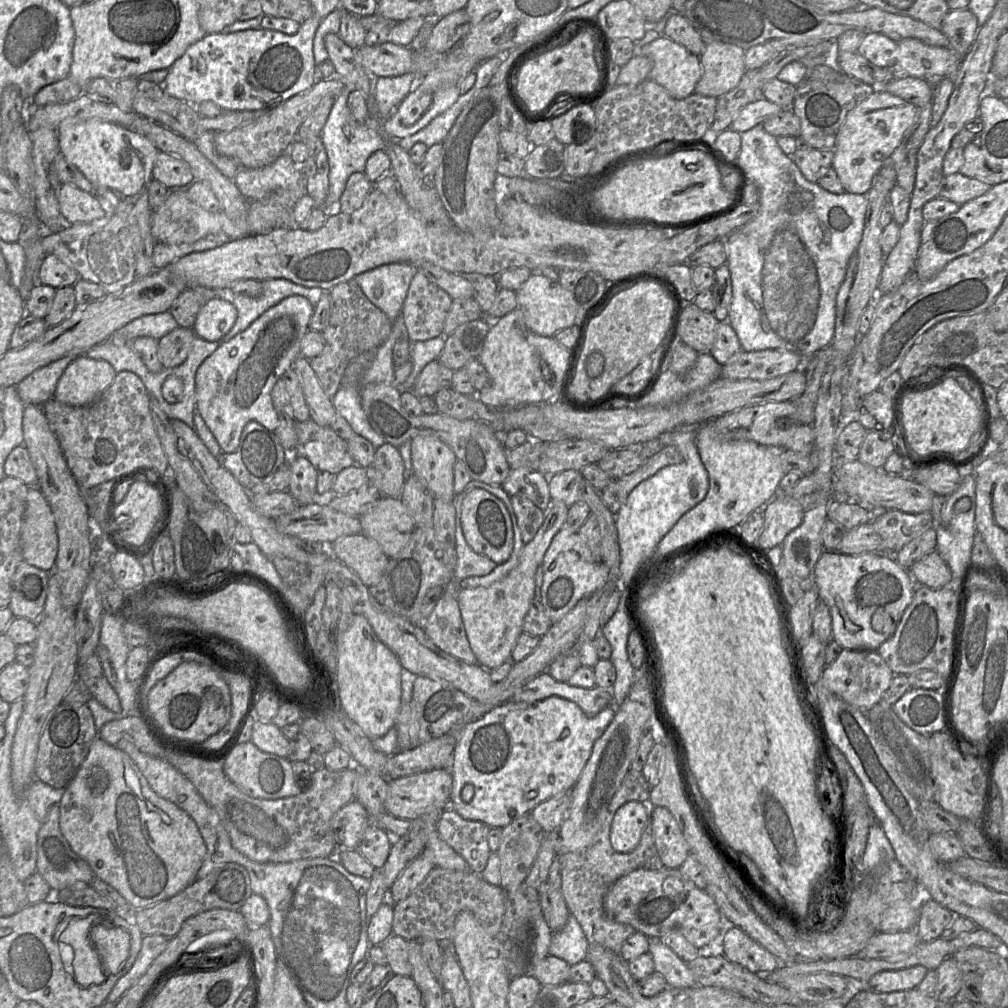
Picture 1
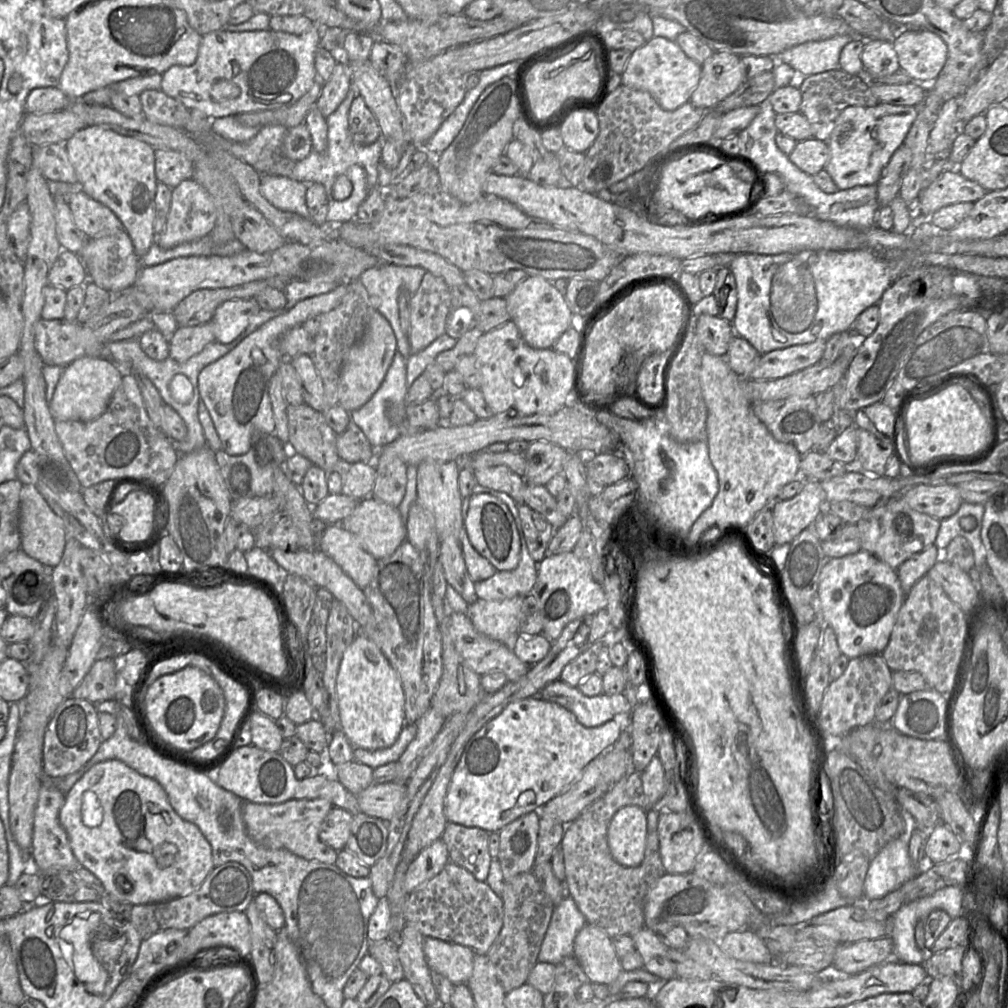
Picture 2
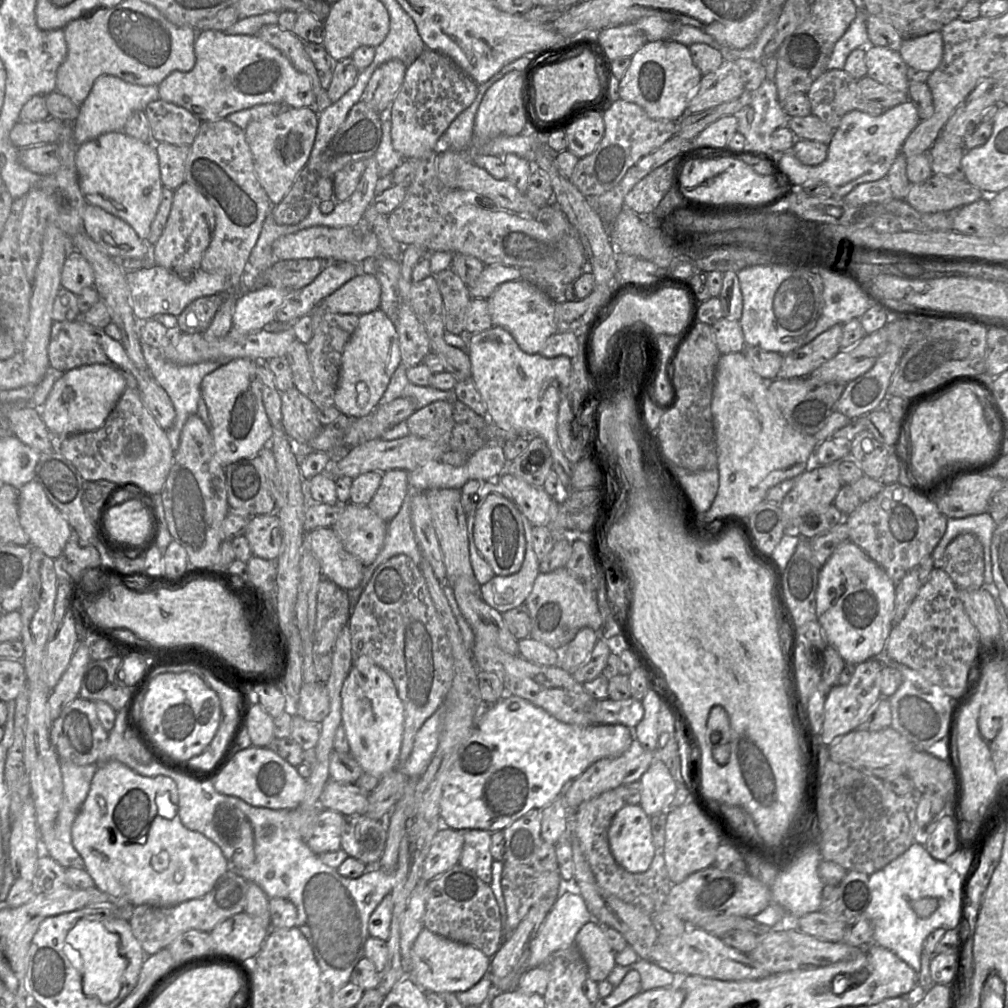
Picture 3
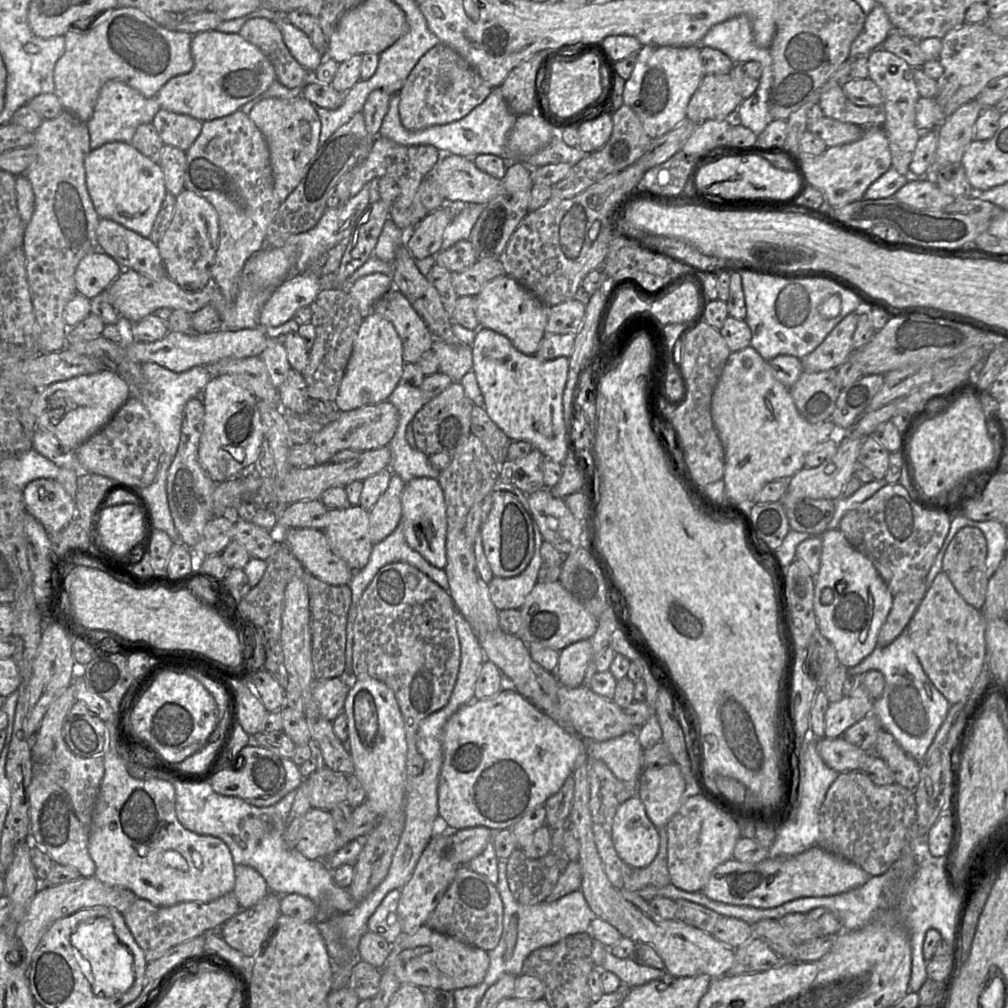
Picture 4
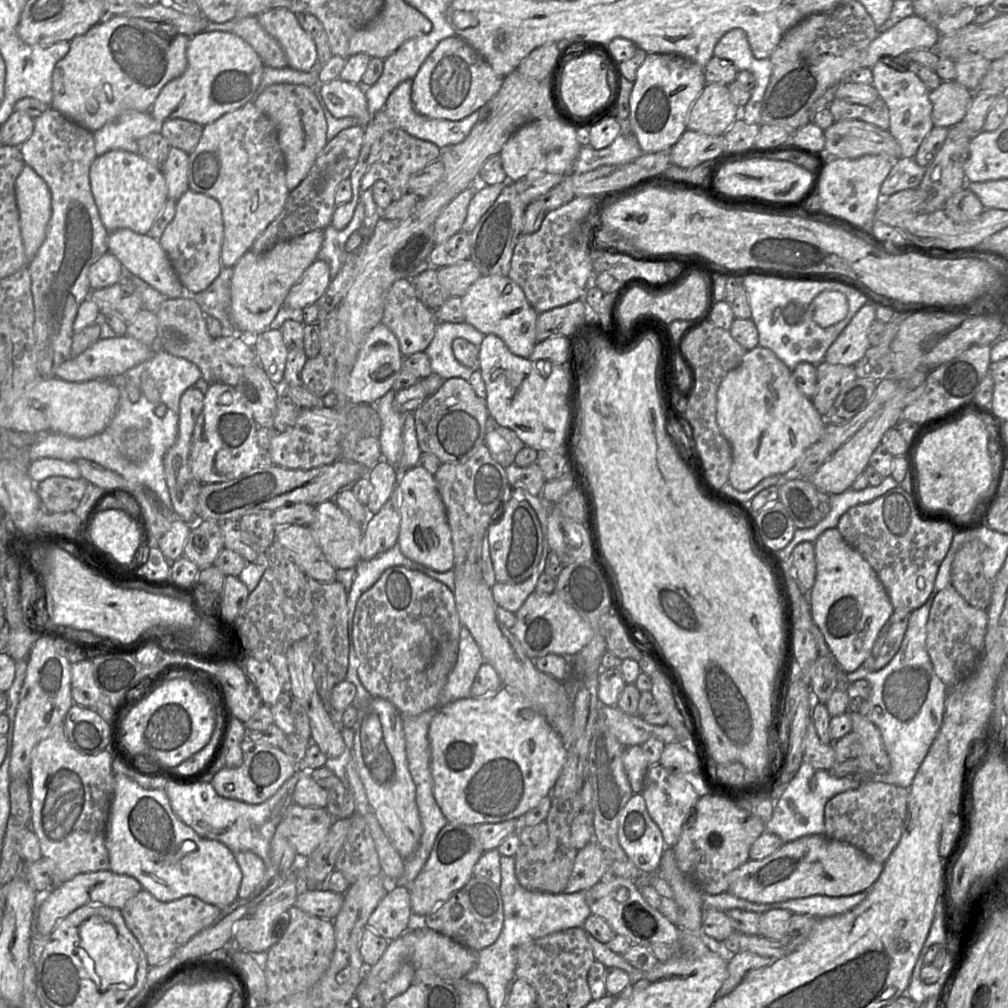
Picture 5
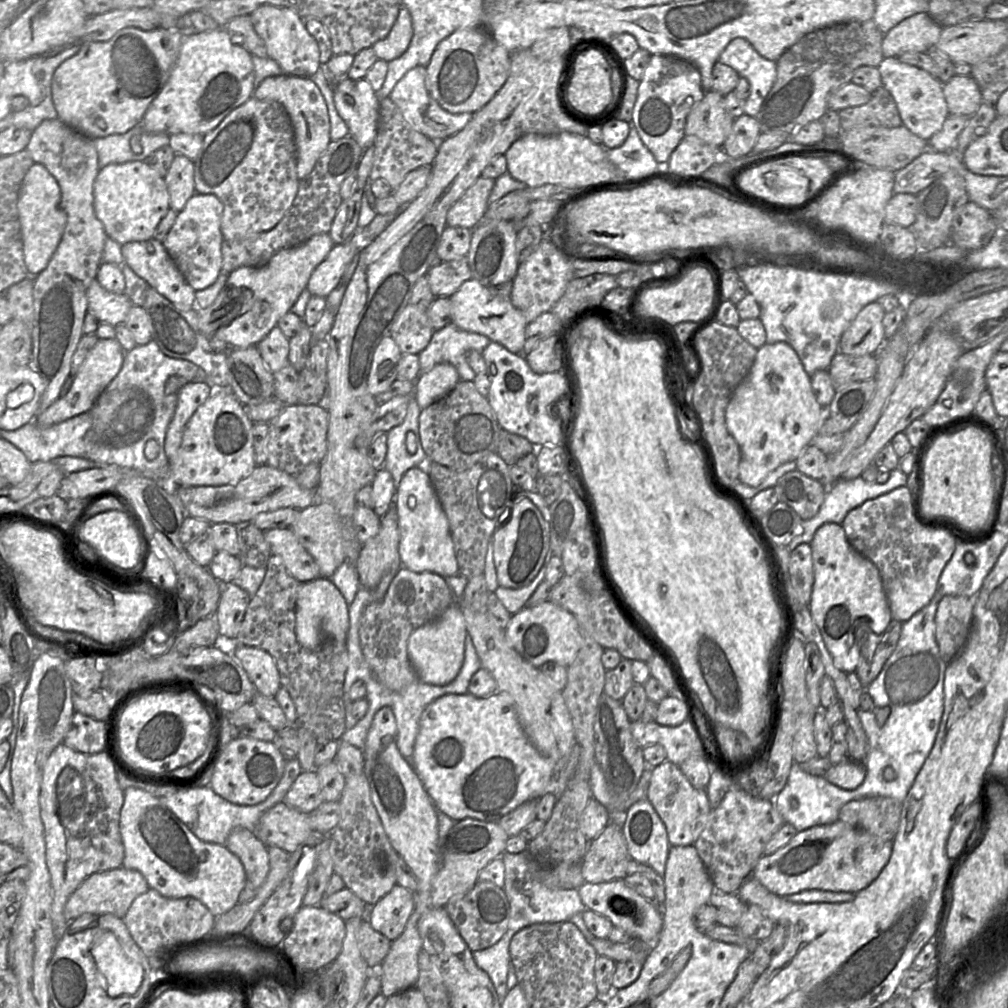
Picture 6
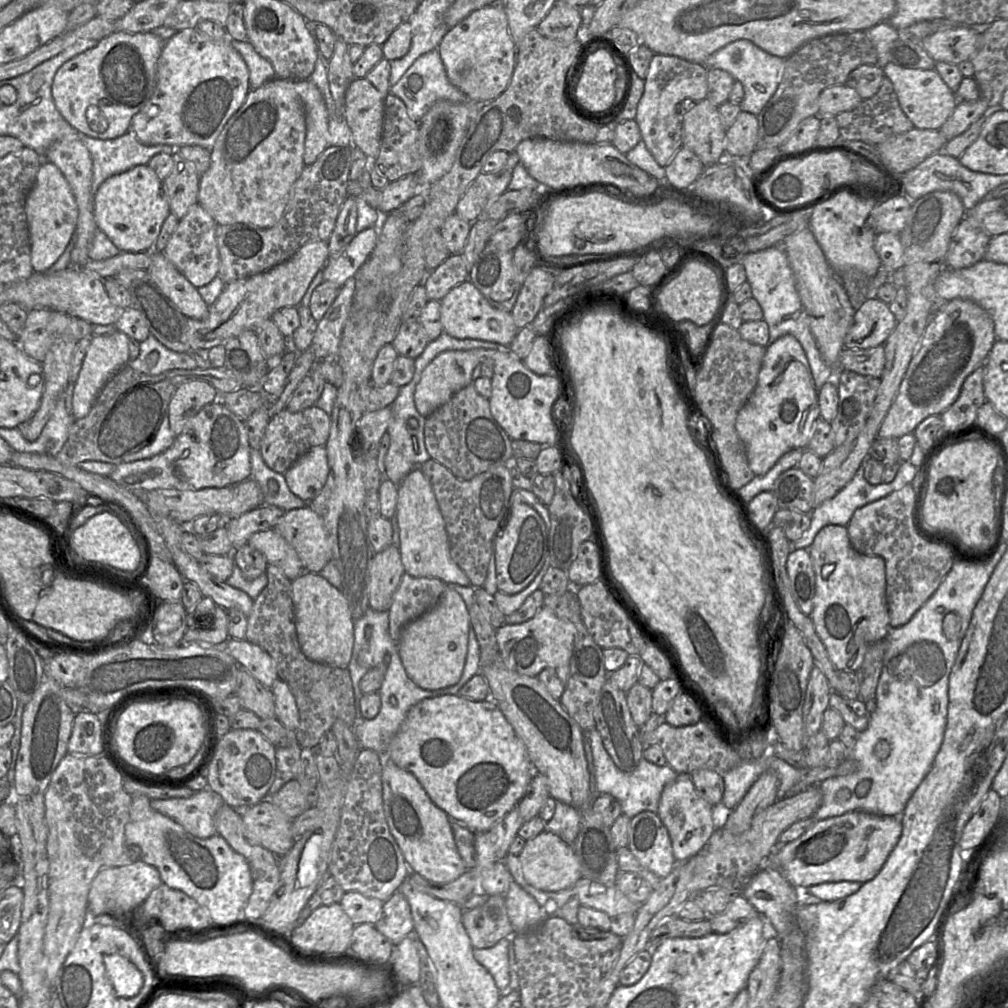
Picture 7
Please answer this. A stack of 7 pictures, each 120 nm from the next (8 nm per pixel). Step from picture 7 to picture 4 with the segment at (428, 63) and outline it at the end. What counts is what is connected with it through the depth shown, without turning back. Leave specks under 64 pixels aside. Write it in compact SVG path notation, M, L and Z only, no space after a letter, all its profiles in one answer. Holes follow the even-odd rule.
M499 87L492 88L489 96L465 117L444 125L433 125L410 131L401 123L399 116L399 94L391 96L388 111L380 127L379 135L400 145L432 145L443 154L456 154L473 158L478 154L494 154L507 158L507 139L517 119L509 109Z

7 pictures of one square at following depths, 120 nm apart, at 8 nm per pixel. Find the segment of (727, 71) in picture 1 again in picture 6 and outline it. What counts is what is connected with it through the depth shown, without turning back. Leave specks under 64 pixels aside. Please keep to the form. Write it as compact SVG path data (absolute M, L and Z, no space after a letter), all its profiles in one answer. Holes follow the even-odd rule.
M710 90L688 114L685 135L695 136L712 148L722 148L733 123L734 118L724 107L724 96Z

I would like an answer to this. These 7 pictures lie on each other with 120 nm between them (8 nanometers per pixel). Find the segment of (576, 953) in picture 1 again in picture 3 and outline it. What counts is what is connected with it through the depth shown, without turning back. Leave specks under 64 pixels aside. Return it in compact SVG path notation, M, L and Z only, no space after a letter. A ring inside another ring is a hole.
M561 892L540 925L536 937L530 942L528 968L539 967L551 953L575 945L577 933L590 920L595 920L595 917L589 912L581 894Z

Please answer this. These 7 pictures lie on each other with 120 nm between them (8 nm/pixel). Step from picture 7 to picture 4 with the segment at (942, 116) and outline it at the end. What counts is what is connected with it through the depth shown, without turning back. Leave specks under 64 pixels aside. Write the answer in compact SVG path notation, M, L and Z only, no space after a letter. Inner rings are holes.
M876 48L867 57L869 78L879 87L884 99L886 121L883 129L889 141L891 167L901 175L910 175L909 165L922 134L916 127L915 106L920 95L913 78L912 67L904 59L883 48Z

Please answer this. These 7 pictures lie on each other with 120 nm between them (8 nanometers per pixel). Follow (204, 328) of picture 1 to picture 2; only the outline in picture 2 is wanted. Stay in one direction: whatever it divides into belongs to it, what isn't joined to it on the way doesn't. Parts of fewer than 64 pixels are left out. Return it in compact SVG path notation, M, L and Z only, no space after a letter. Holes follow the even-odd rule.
M255 299L228 300L222 303L211 320L215 341L221 344L234 341L246 329L250 317L260 309Z

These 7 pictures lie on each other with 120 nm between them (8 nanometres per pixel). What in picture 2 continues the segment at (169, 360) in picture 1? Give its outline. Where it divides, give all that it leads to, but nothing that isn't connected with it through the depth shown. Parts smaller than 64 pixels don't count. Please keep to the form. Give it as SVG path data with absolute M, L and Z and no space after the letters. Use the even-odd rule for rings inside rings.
M211 322L193 327L178 327L169 336L169 357L185 362L215 341L214 326Z

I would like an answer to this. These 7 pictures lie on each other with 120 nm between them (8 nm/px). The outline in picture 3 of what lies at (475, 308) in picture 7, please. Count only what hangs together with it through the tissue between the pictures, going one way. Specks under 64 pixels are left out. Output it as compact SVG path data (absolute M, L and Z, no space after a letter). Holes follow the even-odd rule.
M523 279L500 284L487 300L493 326L507 330L520 349L527 354L539 354L547 339L557 333L554 320L555 301Z

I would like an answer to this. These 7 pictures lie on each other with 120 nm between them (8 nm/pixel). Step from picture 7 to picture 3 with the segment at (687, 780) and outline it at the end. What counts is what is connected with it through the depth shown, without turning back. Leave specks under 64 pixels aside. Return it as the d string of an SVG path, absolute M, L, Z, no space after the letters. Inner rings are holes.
M655 752L654 760L648 770L641 776L639 781L642 786L639 805L649 817L660 813L664 807L667 806L667 803L671 801L676 792L676 783L674 779L672 778L666 765L660 759L655 757Z

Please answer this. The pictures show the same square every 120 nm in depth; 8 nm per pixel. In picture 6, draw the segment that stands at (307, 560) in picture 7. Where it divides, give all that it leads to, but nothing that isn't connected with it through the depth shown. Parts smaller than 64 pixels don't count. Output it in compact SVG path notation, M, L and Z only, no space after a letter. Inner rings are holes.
M315 502L300 510L290 529L319 566L321 577L330 579L347 561L340 522L332 505Z

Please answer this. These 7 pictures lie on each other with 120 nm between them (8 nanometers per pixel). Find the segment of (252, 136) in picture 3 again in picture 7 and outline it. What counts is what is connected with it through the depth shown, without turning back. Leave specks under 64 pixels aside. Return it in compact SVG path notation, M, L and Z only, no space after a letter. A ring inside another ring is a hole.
M309 79L291 80L305 111L306 138L303 161L311 165L329 147L329 112L323 95Z

